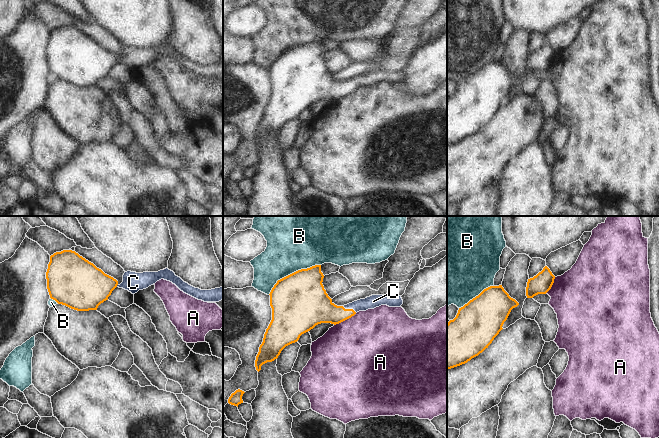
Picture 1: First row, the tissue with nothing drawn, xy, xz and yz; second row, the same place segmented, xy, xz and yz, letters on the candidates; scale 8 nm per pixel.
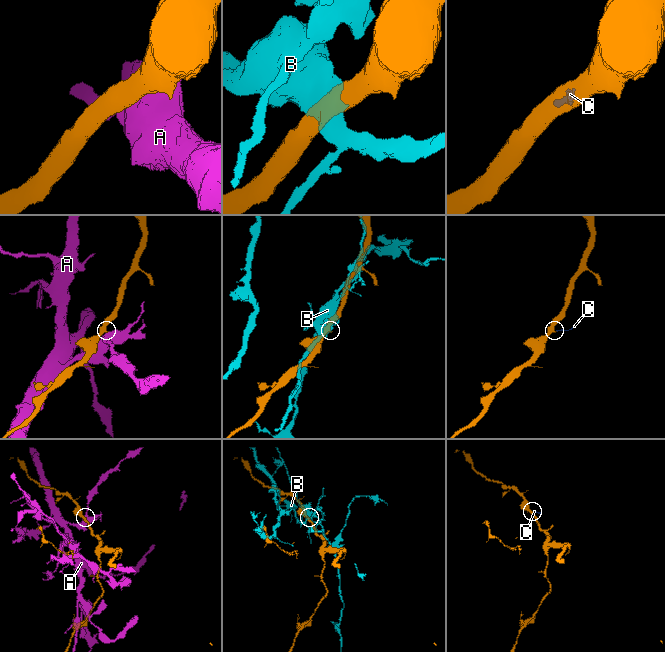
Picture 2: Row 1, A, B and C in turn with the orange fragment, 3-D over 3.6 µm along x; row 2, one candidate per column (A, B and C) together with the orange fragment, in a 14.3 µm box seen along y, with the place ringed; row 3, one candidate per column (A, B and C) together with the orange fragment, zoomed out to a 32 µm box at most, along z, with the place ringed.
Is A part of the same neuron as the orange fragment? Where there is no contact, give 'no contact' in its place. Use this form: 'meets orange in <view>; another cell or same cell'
meets orange in xz; another cell

